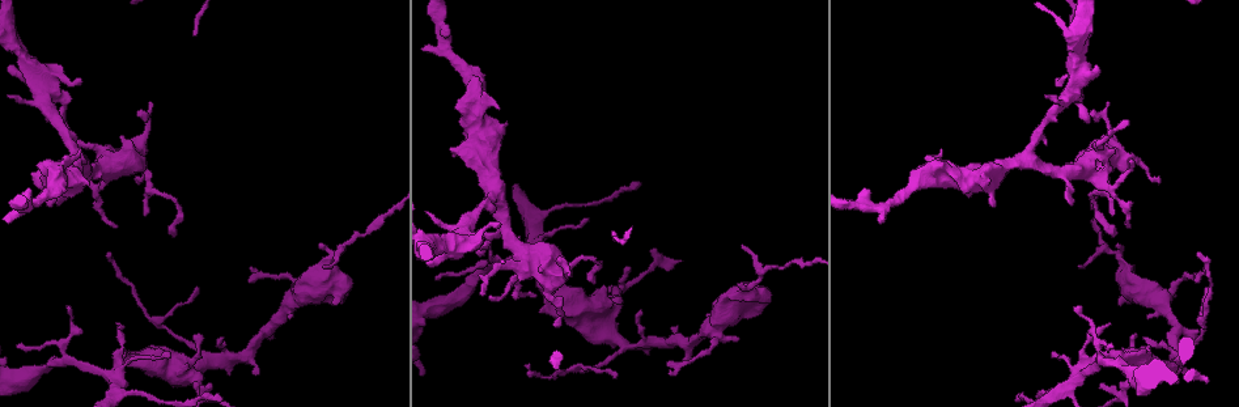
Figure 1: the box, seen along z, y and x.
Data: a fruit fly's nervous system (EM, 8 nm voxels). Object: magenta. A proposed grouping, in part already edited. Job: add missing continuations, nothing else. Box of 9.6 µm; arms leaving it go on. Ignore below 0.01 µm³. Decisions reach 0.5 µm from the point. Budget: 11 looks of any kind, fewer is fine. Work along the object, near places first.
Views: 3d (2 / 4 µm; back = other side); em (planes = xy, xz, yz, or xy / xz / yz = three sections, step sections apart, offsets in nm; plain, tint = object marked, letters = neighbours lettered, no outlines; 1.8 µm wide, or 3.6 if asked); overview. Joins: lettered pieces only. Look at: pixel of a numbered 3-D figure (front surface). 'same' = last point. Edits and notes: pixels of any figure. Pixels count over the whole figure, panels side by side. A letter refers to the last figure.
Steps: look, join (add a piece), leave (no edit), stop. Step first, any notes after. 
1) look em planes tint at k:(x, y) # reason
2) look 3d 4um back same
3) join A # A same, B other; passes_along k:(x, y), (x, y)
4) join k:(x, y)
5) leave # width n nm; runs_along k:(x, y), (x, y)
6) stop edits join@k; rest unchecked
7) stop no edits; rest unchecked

look 3d 4um at 1:(556, 275) # sharp bend

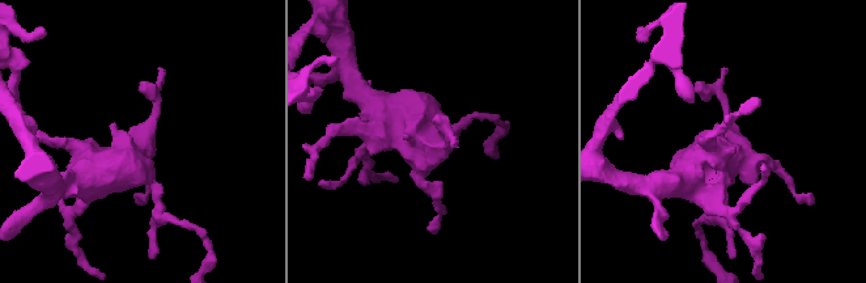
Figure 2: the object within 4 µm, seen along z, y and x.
look em 3.6um planes letters at 2:(137, 150) # shape alone is not enough

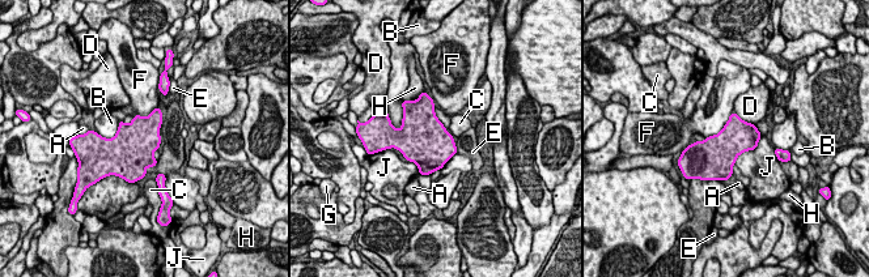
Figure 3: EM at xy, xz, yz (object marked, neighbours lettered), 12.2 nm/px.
leave # A other, B other, C other, D other, E other, F other, G other, H other, J other; border 3:(733, 111), (719, 132), (706, 137); none of them fits

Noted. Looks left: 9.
look 3d 4um at 1:(994, 205) # free end

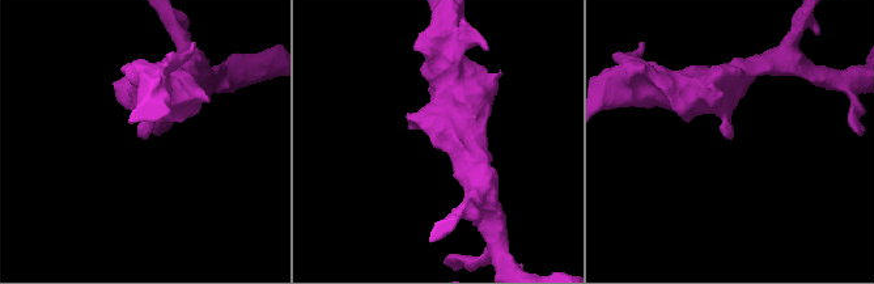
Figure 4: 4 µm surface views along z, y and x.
look em planes tint at 4:(143, 138) # shape alone is not enough

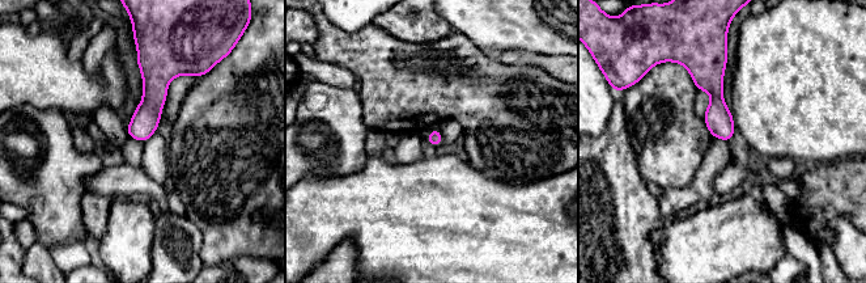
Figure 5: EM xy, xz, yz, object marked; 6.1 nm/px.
look em planes letters same

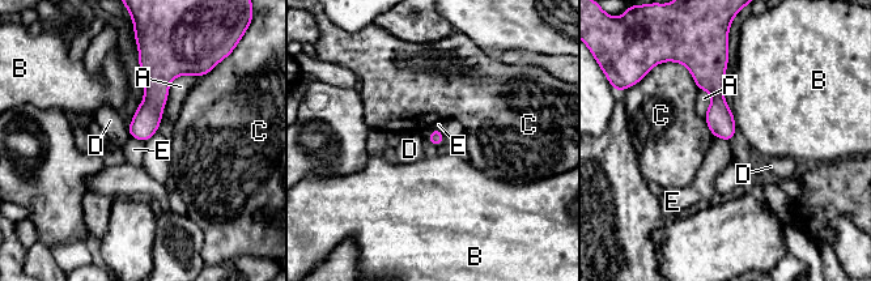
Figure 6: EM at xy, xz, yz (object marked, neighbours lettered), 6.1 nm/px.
leave # A other, B other, C other, D other, E other; runs_along 6:(147, 59), (153, 105), (143, 137); no lettered piece goes on from it

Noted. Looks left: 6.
look em 3.6um planes letters at 1:(1087, 362) # sudden change in width

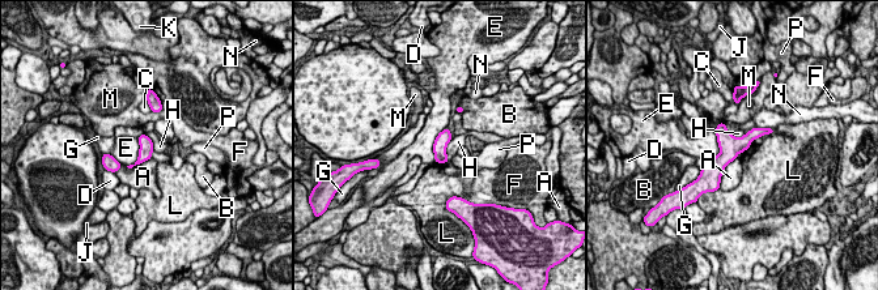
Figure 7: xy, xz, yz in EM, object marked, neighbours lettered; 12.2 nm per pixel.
leave # longest_contact A 440 nm; A other, B other, C other, D other, E other, F other, G other, H other, J other, K other, L other, M other, N other, P other; border 7:(453, 137), (446, 146), (448, 160); none of them fits

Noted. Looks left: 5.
look em yz step 16 letters at 1:(79, 151) # thick end

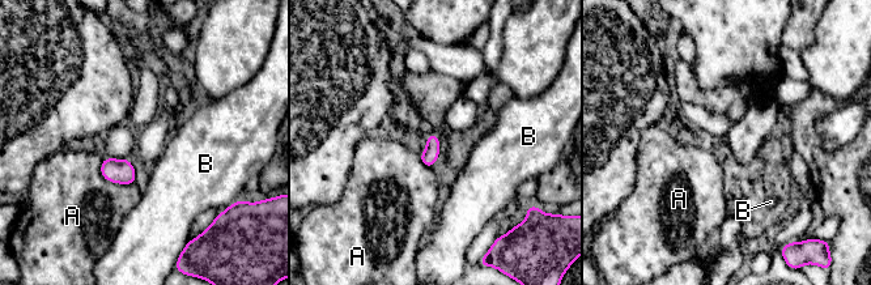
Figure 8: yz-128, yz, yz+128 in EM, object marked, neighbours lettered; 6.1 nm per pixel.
leave # A other, B other; border 8:(101, 160), (103, 178), (135, 183); none of them fits

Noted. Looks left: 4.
stop no edits; rest unchecked

